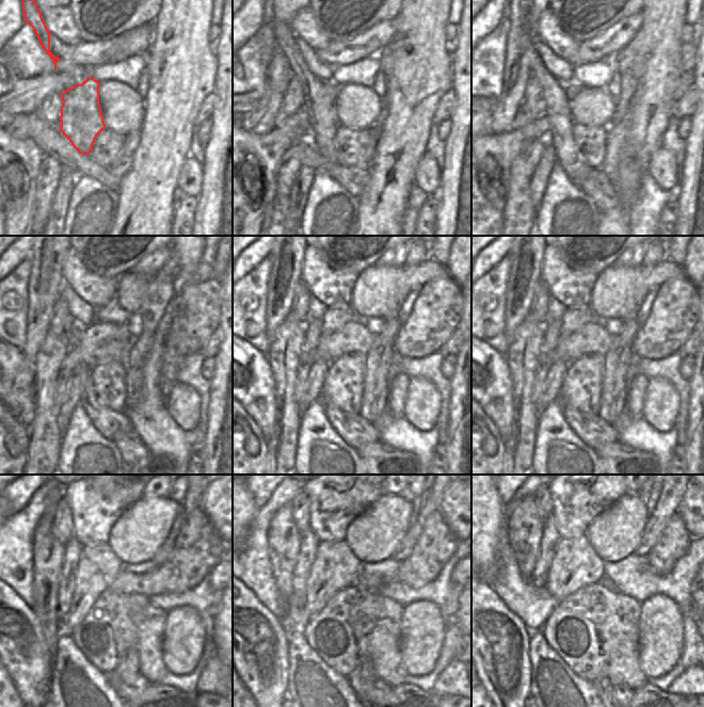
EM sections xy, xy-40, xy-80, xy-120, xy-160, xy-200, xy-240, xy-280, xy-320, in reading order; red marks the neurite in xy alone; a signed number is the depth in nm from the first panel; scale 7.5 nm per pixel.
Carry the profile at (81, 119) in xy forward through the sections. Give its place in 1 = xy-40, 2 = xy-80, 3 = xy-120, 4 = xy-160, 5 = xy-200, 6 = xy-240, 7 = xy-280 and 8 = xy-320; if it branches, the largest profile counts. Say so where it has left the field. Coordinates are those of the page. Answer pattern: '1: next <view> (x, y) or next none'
1: next xy-40 (320, 97)
2: next xy-80 (557, 105)
3: next xy-120 (108, 422)
4: next xy-160 (356, 431)
5: next xy-200 (594, 432)
6: next xy-240 (132, 685)
7: next xy-280 (378, 690)
8: next xy-320 (620, 691)

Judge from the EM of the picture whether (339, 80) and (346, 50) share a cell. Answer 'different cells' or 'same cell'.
different cells

